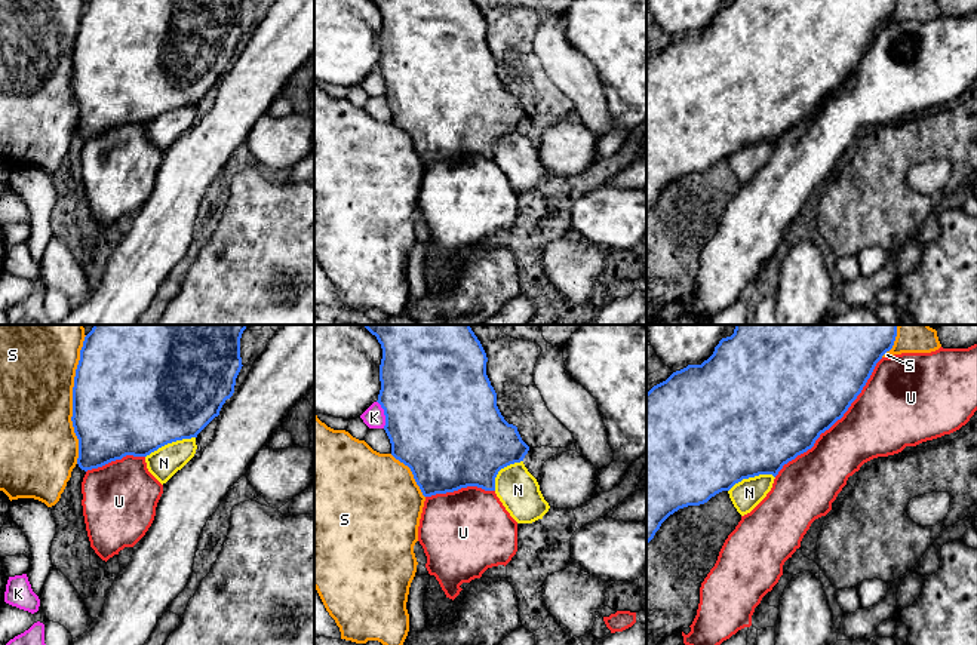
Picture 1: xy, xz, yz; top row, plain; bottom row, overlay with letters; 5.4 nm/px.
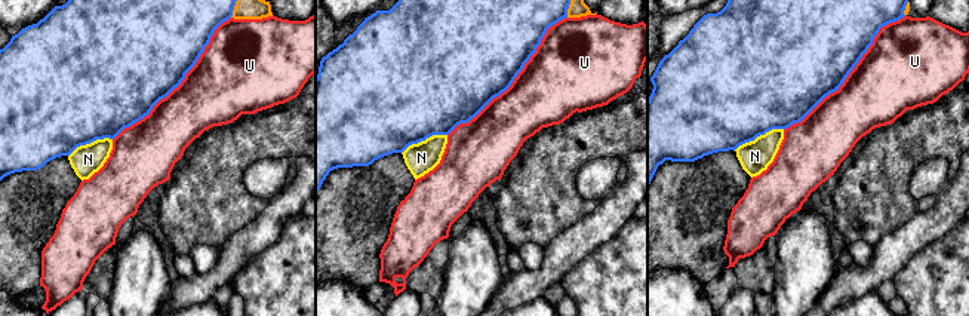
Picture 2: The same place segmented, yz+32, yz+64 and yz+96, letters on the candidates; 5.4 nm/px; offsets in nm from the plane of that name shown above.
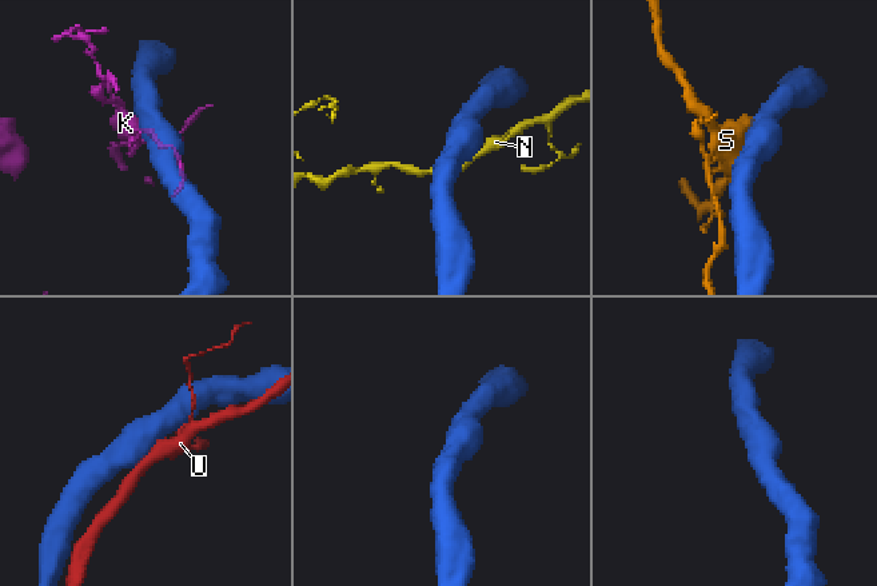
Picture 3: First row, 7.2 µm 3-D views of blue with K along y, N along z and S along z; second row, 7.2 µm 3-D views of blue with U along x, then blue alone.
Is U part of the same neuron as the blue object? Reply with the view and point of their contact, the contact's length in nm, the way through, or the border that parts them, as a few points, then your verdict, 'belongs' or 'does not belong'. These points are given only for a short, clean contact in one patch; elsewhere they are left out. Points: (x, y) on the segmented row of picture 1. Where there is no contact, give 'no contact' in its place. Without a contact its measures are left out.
contact yz (835, 421); length 850 nm; belongs

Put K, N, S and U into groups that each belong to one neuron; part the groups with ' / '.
K / N / S / U

